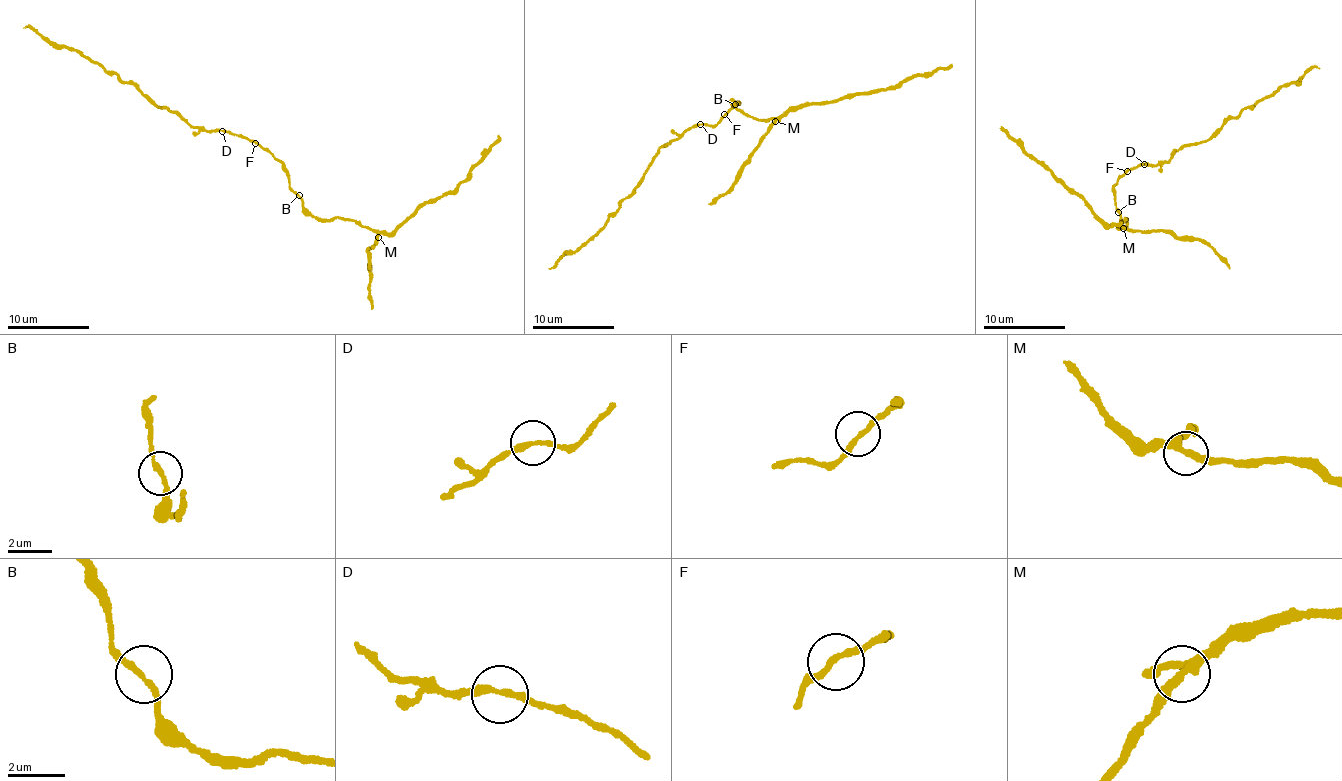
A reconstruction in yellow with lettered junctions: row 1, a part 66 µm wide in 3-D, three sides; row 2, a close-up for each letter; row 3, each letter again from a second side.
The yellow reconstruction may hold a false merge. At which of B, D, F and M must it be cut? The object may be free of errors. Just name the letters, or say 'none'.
none

